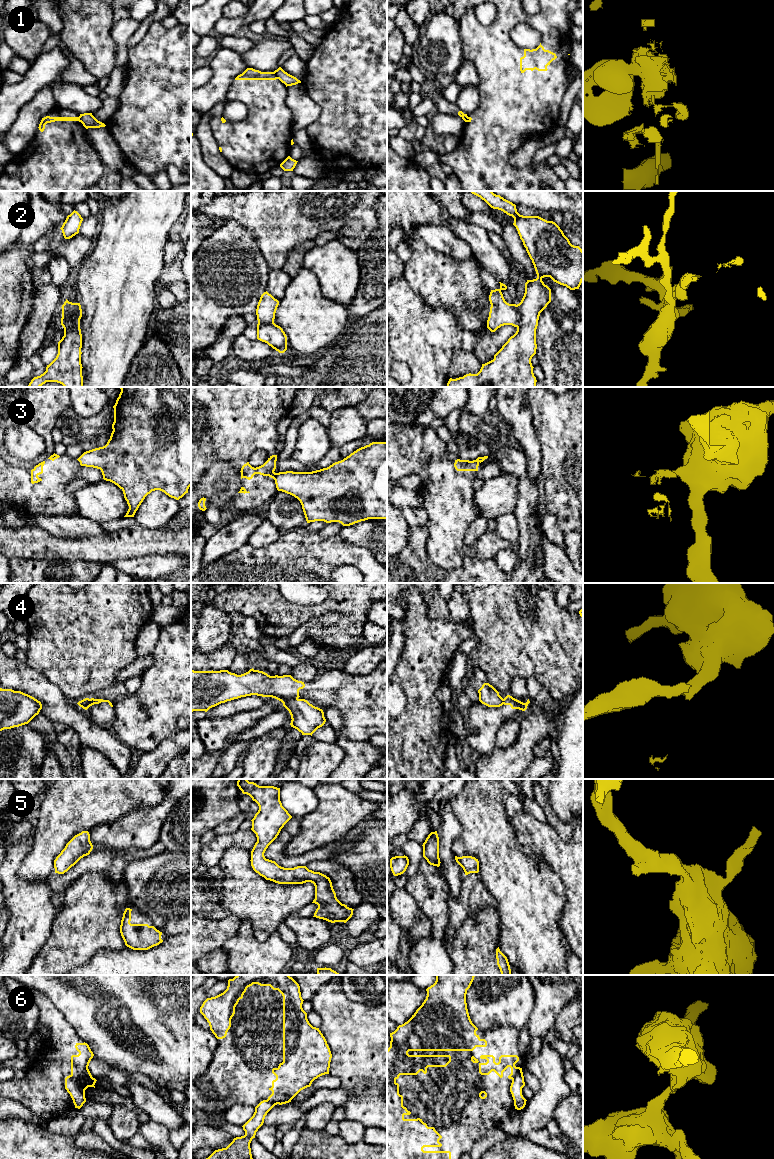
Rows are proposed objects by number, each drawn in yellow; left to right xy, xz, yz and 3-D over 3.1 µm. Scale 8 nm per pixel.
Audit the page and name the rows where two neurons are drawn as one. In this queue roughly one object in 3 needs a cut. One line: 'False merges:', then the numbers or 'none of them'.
False merges: 1, 2, 3, 4, 6

